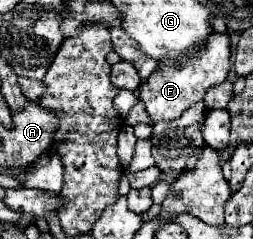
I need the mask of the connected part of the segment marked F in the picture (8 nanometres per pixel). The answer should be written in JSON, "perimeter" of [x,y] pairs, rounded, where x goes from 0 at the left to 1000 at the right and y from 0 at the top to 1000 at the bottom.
{"perimeter":[[[842,134],[842,159],[826,159],[826,176],[810,176],[802,209],[763,226],[763,243],[731,243],[731,259],[715,259],[715,276],[684,276],[676,259],[636,259],[636,276],[605,301],[605,326],[557,343],[549,410],[573,427],[573,460],[605,519],[684,510],[684,502],[708,502],[715,477],[747,444],[787,427],[834,360],[889,343],[905,285],[913,285],[905,151]]]}

